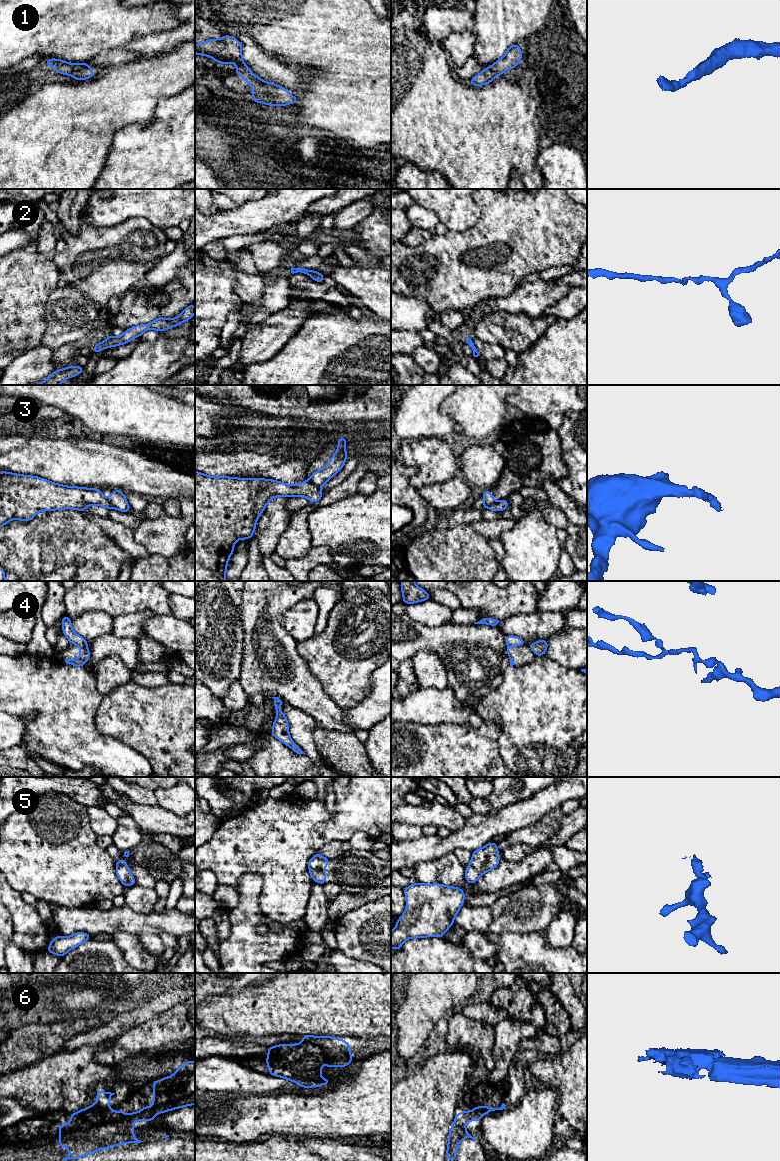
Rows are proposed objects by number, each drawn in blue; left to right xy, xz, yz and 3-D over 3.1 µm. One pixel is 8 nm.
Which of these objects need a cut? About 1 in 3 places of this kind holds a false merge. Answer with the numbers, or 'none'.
3, 4

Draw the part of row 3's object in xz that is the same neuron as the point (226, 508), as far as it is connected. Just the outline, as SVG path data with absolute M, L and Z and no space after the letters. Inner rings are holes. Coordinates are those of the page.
M195 471L195 581L226 581L226 568L234 552L234 543L240 539L249 540L256 528L256 521L266 505L277 496L306 497L310 503L318 502L323 493L320 487L309 481L297 485L286 484L273 479L246 479L235 477L211 477Z

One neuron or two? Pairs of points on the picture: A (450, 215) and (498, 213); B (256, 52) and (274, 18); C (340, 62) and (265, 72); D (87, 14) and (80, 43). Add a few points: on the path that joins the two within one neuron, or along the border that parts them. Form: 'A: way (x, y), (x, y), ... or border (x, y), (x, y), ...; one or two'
A: border (474, 199), (480, 209), (480, 217), (464, 231); two
B: border (239, 32), (249, 36), (266, 51), (279, 58); two
C: border (278, 57), (288, 65); two
D: way (80, 21), (80, 36); one

